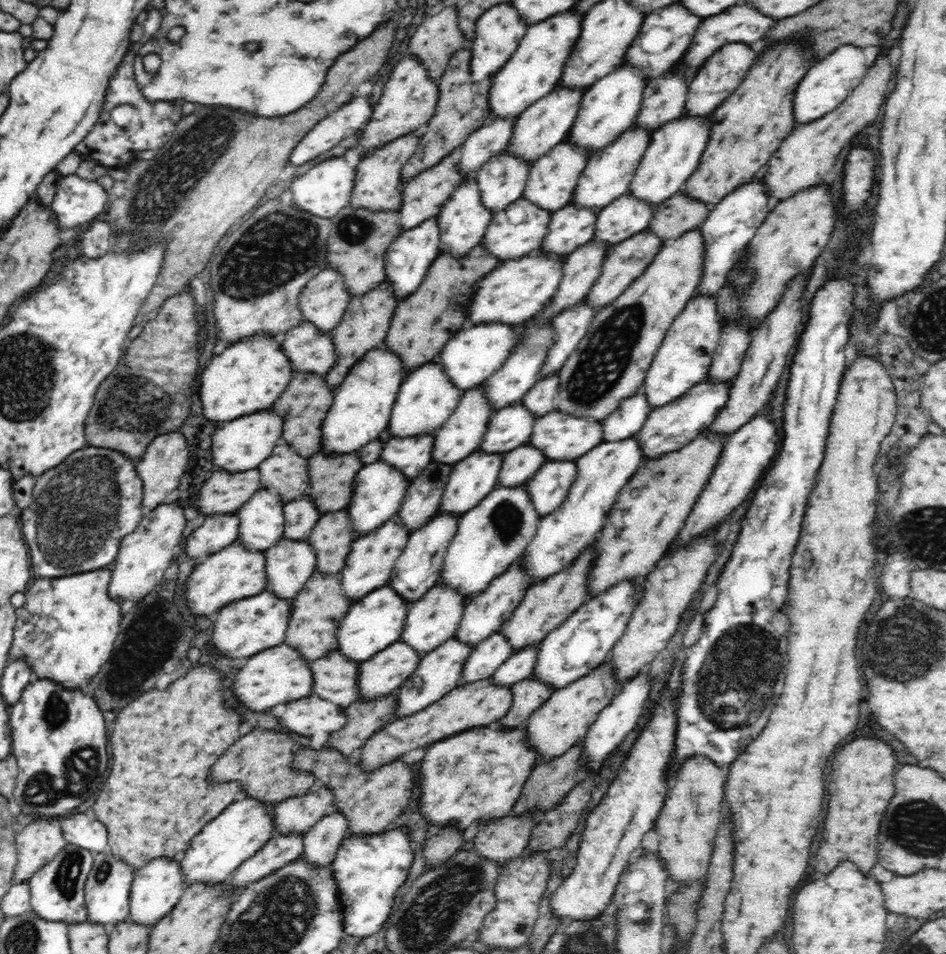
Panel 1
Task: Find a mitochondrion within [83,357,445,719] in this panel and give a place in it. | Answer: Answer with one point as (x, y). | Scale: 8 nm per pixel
(131, 403)

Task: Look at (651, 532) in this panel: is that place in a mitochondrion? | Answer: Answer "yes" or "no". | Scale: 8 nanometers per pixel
no

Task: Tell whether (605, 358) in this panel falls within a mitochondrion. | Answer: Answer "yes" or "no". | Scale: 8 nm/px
yes

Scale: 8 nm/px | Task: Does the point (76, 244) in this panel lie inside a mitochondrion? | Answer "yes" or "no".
no

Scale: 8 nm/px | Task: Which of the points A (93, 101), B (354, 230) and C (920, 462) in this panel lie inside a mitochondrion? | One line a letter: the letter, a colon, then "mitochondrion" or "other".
A: other
B: mitochondrion
C: other

